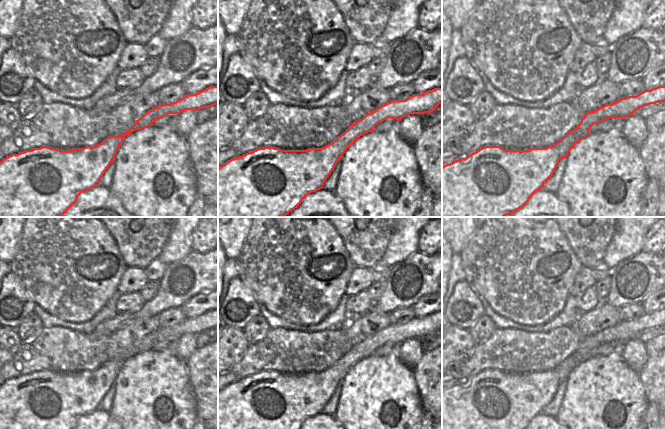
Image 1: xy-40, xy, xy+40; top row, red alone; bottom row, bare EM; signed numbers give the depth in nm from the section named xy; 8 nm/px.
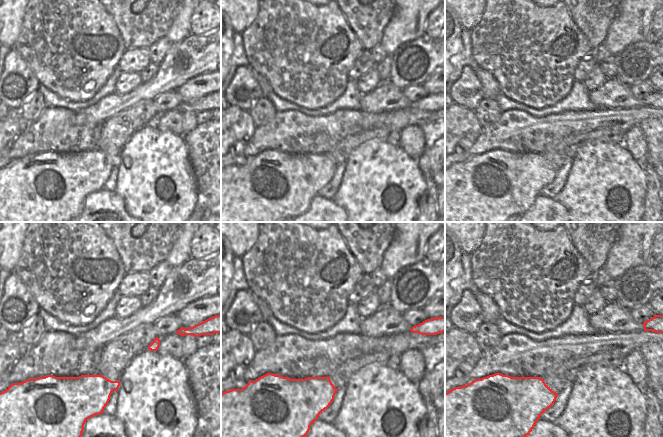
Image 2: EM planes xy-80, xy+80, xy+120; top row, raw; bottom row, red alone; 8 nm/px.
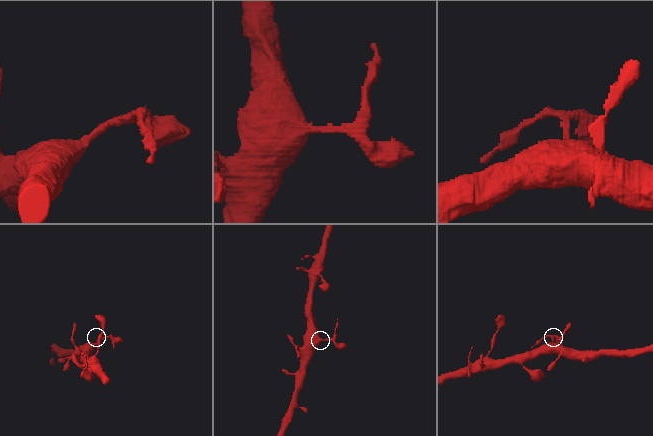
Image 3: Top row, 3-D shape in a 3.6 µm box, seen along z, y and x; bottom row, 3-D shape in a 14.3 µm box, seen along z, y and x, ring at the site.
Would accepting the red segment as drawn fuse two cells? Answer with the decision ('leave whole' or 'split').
split

